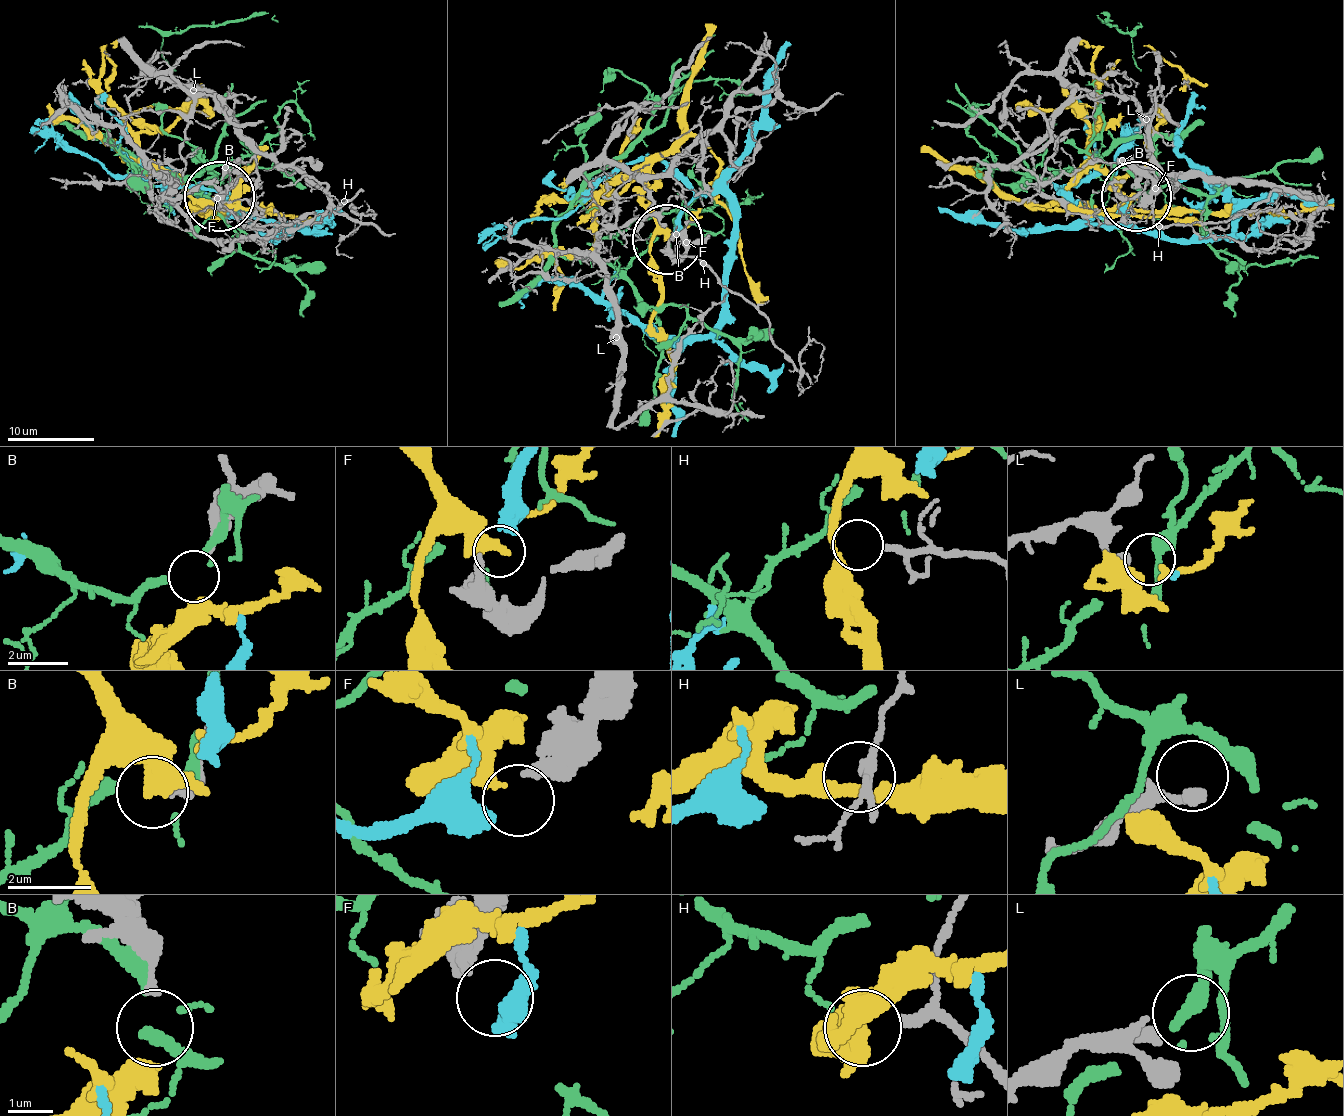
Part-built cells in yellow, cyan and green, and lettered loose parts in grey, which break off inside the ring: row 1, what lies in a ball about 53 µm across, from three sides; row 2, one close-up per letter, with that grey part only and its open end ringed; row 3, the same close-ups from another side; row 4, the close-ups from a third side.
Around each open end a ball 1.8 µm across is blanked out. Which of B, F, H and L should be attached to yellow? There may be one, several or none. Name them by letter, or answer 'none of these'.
B

